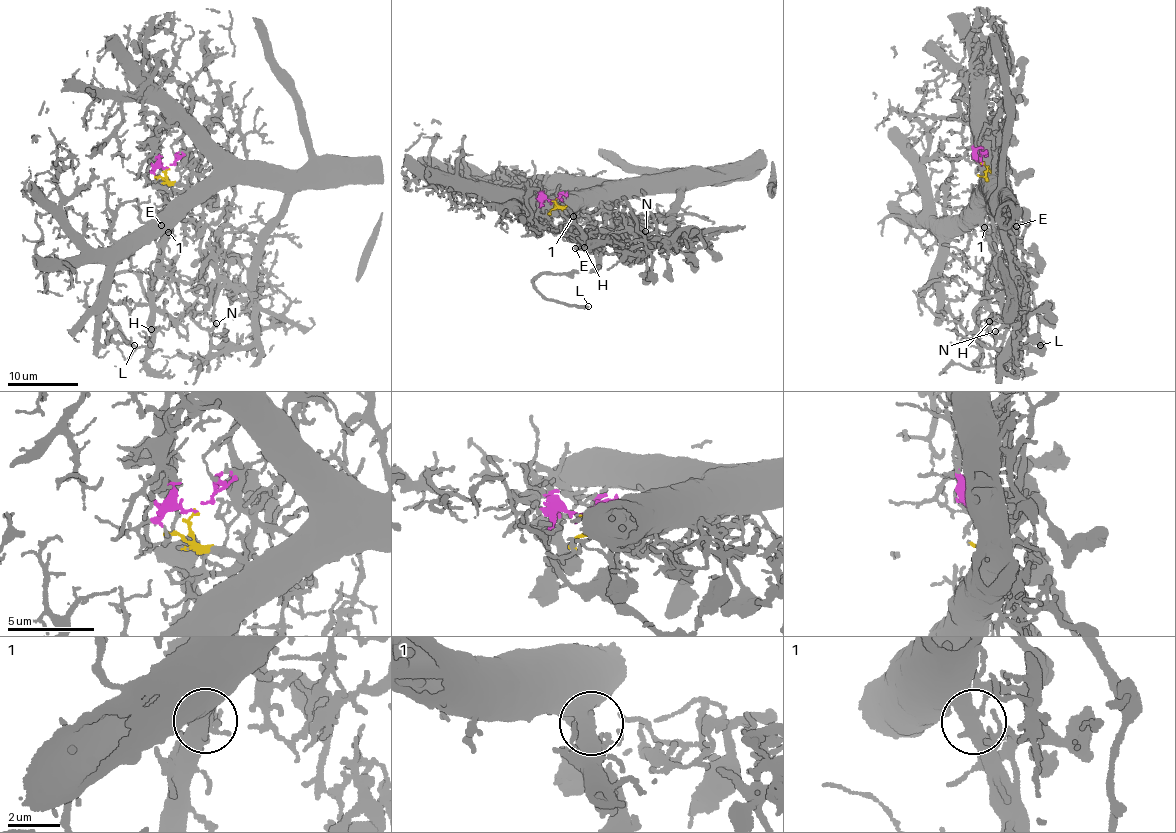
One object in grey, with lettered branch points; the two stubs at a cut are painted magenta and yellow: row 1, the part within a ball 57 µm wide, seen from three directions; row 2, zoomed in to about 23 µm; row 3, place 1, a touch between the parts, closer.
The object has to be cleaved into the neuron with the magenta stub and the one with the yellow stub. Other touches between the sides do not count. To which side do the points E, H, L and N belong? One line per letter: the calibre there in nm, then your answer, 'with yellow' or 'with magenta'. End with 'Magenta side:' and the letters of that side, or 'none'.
E: 550 nm thick; with magenta
H: 180 nm thick; with yellow
L: 320 nm thick; with magenta
N: 220 nm thick; with magenta
Magenta side: E, L, N

